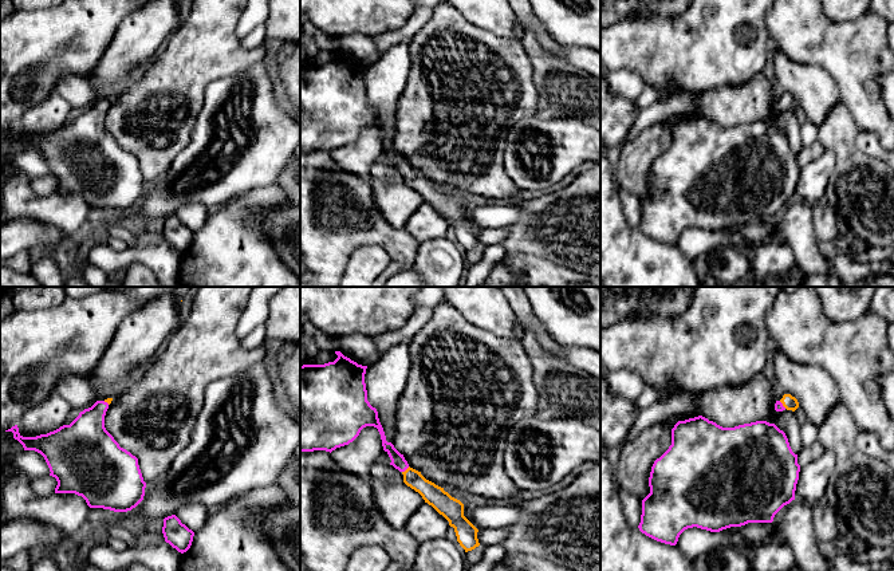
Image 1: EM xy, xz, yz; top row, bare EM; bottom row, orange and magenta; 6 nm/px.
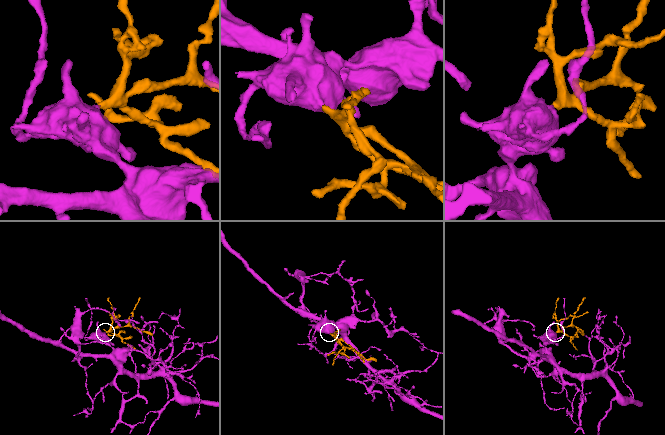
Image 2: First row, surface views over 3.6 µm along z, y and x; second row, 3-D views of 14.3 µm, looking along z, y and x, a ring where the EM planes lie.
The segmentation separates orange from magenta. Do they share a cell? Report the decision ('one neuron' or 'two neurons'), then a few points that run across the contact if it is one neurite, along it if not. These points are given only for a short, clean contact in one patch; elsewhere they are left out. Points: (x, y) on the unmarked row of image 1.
one neuron | xz (433, 195), (406, 169), (398, 161)

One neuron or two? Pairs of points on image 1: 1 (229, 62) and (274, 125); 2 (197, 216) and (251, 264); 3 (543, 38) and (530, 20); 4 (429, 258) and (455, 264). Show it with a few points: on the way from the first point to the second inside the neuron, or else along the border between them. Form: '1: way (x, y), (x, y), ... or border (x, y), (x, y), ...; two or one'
1: border (264, 56), (237, 73), (215, 79), (208, 86); two
2: border (212, 211), (207, 221), (195, 232); two
3: way (542, 34), (534, 24); one
4: way (436, 260), (441, 264), (448, 264); one

